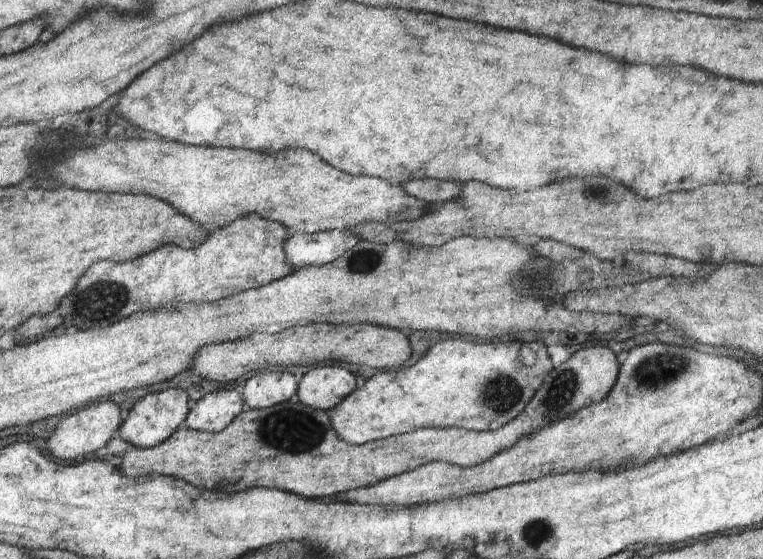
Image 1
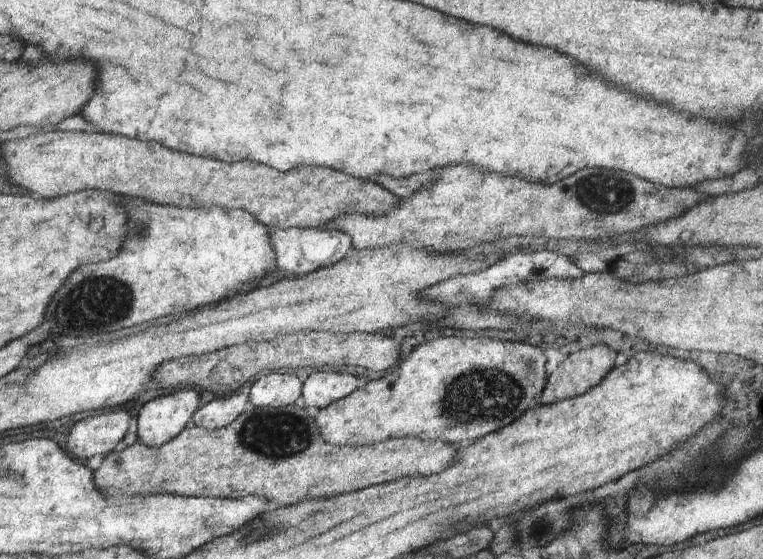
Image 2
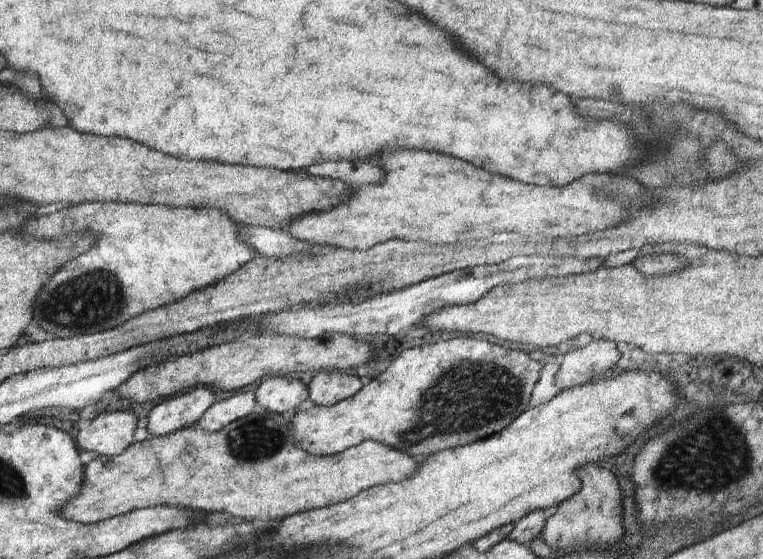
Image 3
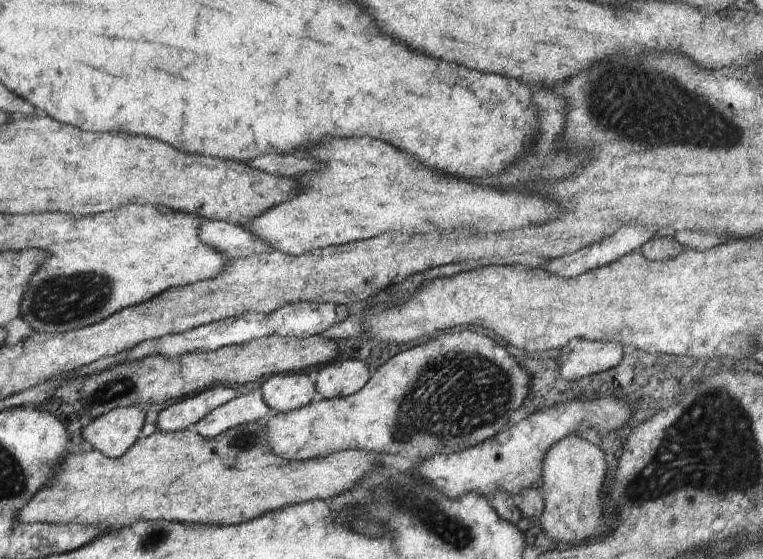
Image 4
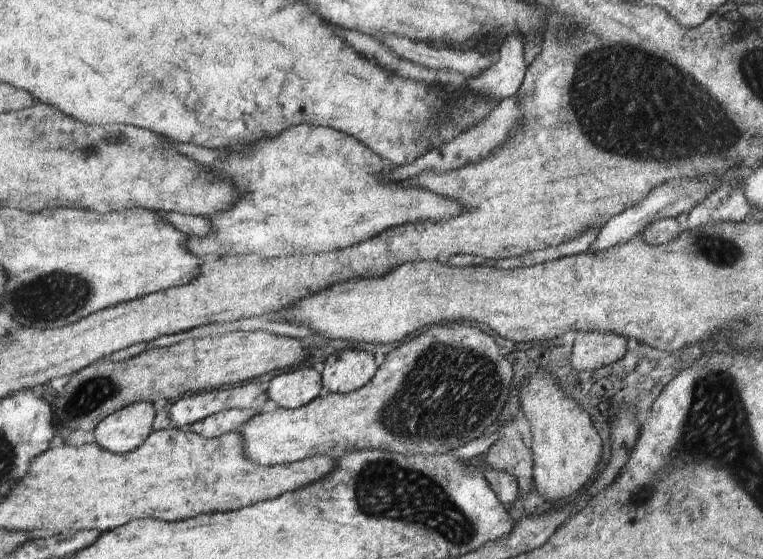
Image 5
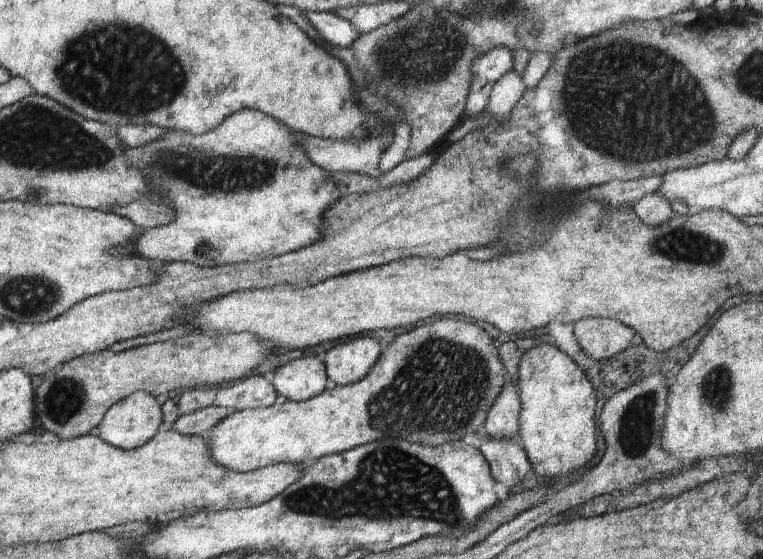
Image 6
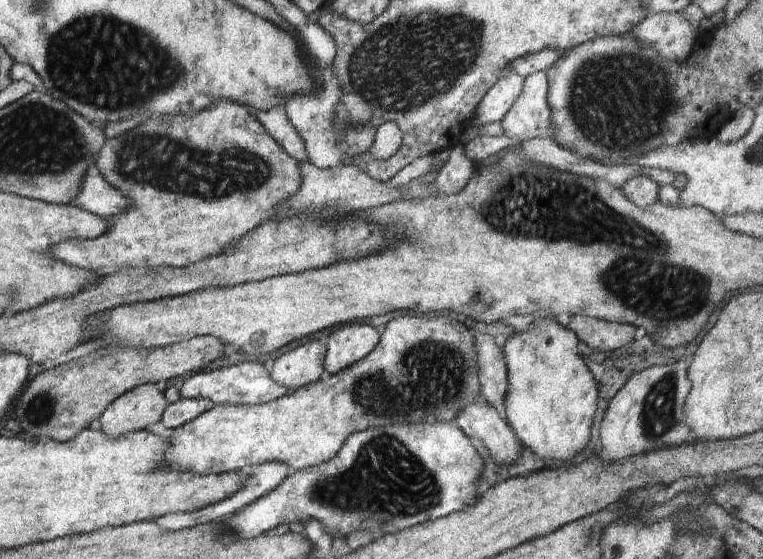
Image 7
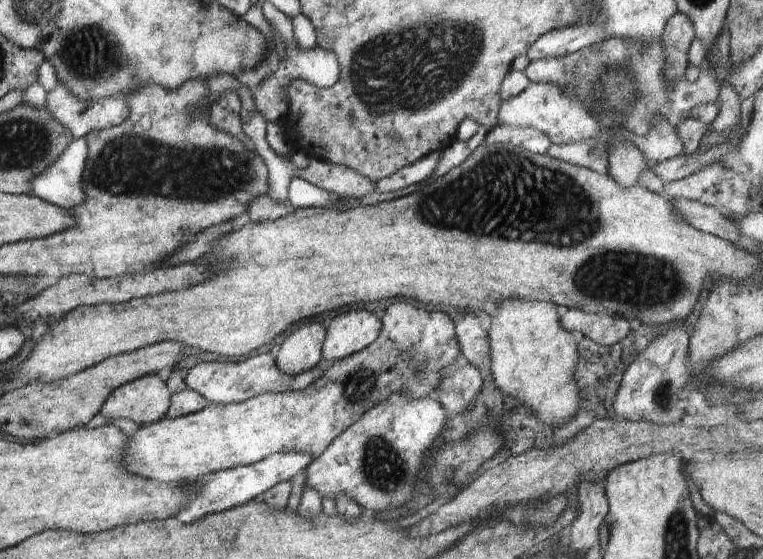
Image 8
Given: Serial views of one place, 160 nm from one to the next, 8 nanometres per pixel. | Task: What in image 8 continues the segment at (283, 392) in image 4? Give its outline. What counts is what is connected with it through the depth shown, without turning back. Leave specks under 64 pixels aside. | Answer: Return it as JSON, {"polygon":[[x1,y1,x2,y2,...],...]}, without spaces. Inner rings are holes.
{"polygon":[[322,323,304,324,275,349,276,366,288,376,310,371,323,359,326,329]]}

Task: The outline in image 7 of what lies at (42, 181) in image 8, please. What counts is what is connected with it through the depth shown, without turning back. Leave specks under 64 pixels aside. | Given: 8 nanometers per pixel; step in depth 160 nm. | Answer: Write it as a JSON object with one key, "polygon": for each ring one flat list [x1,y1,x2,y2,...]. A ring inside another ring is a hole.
{"polygon":[[94,165,87,170,71,204,107,219,120,215,129,206,129,198,111,187]]}

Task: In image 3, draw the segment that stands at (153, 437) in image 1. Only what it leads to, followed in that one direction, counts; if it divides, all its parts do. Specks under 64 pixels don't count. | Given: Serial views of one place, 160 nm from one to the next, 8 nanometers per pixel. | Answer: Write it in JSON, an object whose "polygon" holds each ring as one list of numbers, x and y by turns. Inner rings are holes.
{"polygon":[[196,387,163,399,150,409,146,428,153,437,159,437,190,427,215,403,214,397,205,387]]}

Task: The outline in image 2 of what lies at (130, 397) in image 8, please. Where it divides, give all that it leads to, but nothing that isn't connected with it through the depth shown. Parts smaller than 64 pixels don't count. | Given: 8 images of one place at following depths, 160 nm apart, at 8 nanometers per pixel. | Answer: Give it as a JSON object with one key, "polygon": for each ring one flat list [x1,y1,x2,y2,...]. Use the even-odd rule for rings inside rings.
{"polygon":[[121,408,82,419,70,430,66,450,81,461,94,454,107,455,124,438,130,418,130,413]]}

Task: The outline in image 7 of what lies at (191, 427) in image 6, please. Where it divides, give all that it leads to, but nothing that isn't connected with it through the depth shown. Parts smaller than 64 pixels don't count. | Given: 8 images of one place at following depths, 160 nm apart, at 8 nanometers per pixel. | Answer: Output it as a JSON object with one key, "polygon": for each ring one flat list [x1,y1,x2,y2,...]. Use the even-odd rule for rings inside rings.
{"polygon":[[180,399,166,405,162,415,162,424,168,430,174,430,197,416,209,411,215,404,208,399]]}

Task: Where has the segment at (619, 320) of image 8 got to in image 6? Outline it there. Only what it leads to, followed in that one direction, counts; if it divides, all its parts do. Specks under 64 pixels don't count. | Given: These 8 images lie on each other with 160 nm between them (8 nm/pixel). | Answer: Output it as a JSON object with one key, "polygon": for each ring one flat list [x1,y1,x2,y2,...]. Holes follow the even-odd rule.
{"polygon":[[585,318,574,323,574,334,581,351,597,361,611,359,632,344,635,330,620,321]]}

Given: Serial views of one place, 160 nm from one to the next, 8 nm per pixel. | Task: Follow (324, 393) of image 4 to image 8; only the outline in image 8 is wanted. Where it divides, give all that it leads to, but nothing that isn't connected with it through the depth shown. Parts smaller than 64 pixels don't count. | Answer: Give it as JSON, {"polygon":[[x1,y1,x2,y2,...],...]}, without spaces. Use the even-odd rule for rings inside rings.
{"polygon":[[350,308,346,314,334,316,325,328,326,336,323,342,323,358,327,361,337,361,364,350,378,338,381,328,380,314,378,312,371,313,367,310]]}

